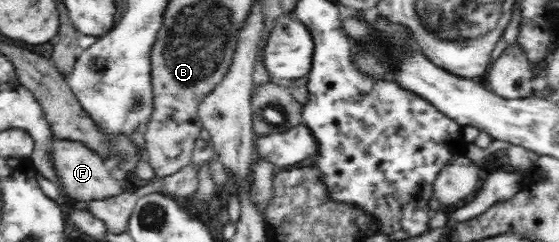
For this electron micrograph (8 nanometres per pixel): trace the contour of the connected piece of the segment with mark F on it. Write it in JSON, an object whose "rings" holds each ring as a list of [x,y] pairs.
{"rings":[[[53,140],[49,151],[52,151],[52,164],[56,168],[57,179],[60,180],[61,187],[65,189],[69,198],[89,203],[95,200],[109,200],[129,191],[125,184],[110,175],[102,160],[81,141]]]}

